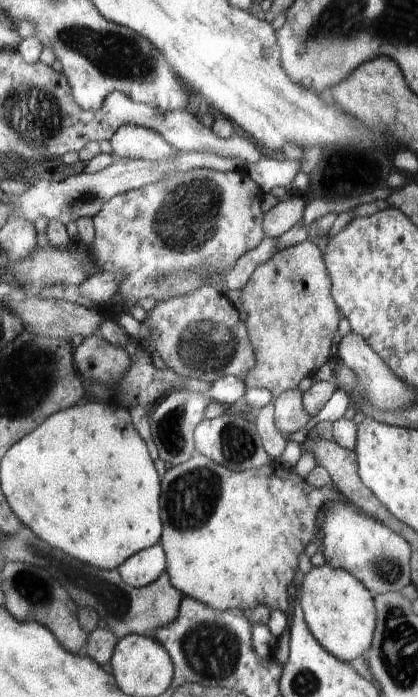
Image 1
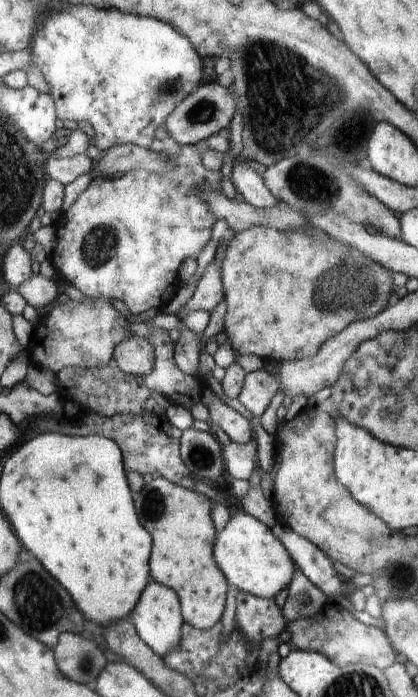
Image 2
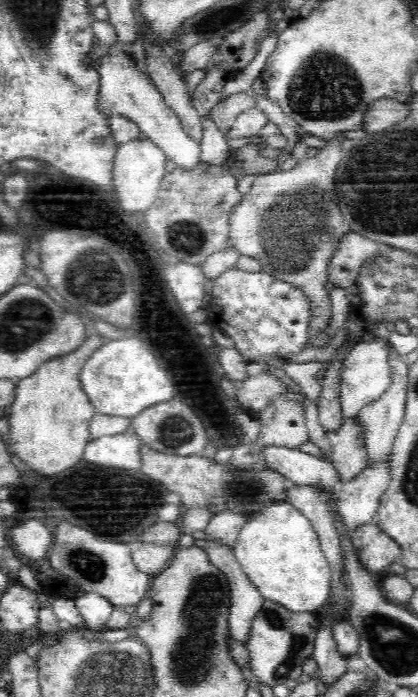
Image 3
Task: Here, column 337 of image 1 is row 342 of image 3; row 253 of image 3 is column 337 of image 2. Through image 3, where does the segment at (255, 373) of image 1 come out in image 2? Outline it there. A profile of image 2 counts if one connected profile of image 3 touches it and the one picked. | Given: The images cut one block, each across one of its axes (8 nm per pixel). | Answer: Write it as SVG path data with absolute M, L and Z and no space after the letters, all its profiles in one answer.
M252 226L235 233L227 243L222 266L227 305L223 331L232 348L242 356L256 354L264 362L277 364L315 357L328 338L342 333L352 322L382 313L394 291L392 274L387 267L332 237L322 240L300 230Z

